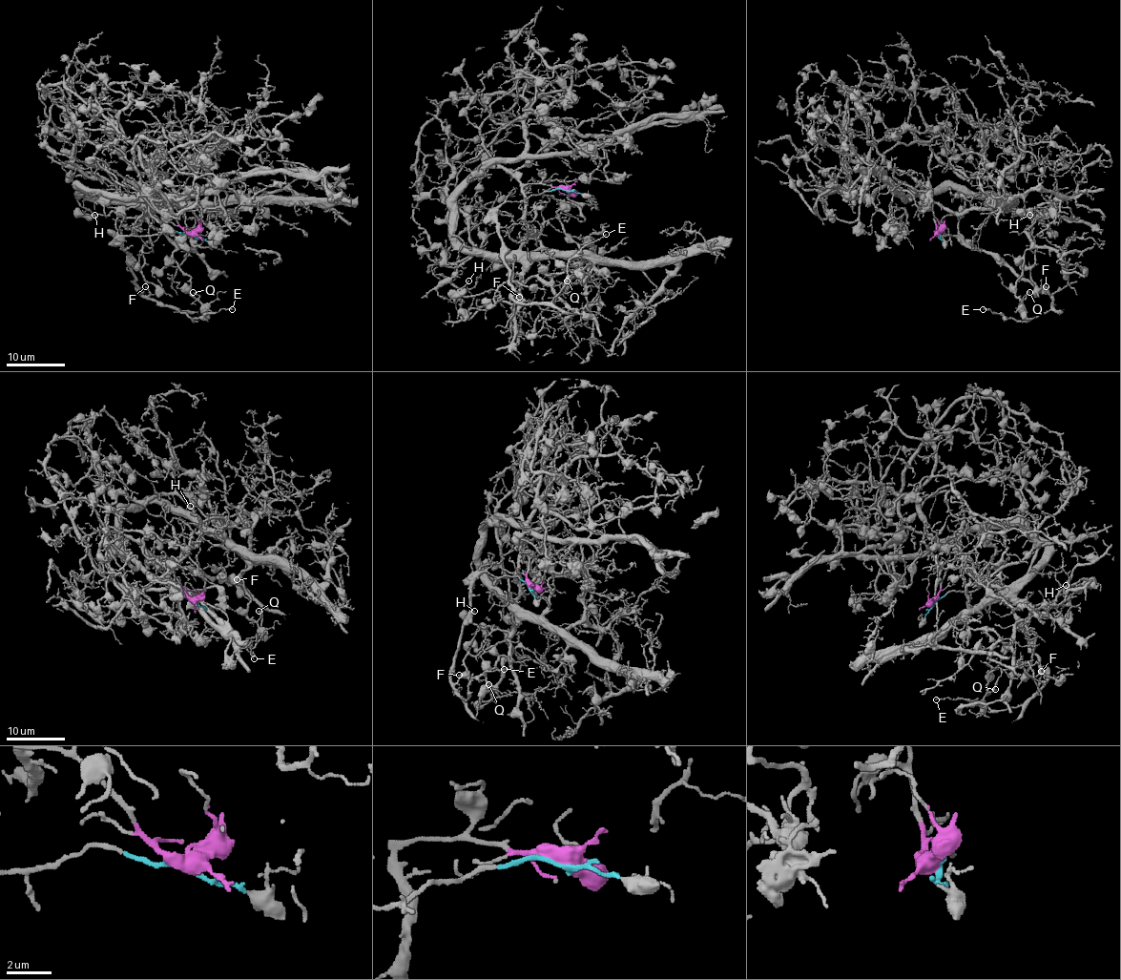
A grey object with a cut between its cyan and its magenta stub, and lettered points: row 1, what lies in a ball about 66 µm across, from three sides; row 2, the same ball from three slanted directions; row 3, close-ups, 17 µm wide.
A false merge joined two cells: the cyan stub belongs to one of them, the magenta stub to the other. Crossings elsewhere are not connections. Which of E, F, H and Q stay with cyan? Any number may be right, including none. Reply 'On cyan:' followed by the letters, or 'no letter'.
On cyan: E, F

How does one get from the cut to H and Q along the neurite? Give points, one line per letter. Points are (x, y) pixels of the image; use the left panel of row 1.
H: (192, 234), (152, 203), (151, 212), (148, 206), (132, 218), (114, 212), (94, 215)
Q: (192, 234), (162, 206), (149, 203), (148, 222), (176, 245), (173, 260), (198, 297), (193, 292)

